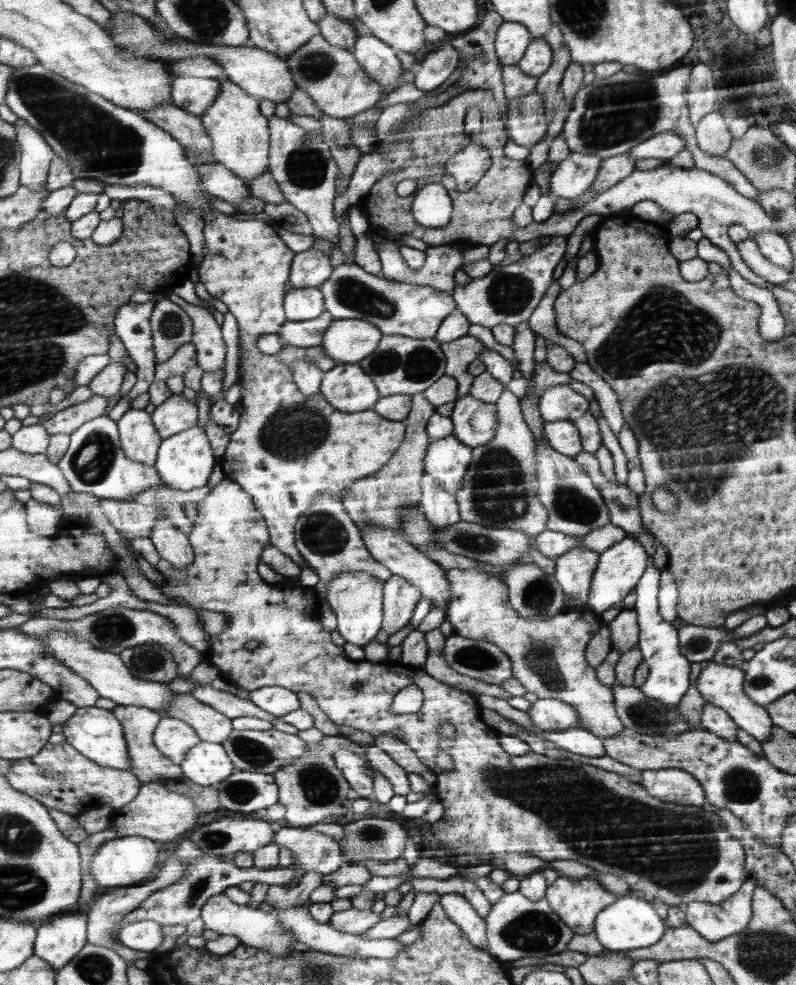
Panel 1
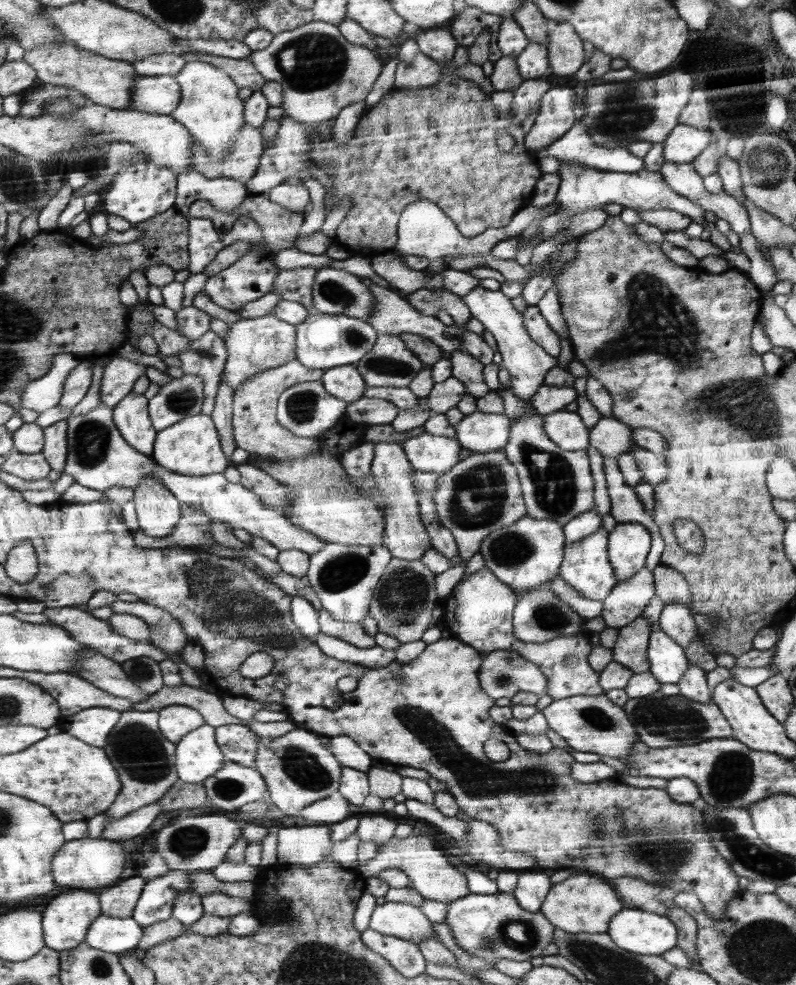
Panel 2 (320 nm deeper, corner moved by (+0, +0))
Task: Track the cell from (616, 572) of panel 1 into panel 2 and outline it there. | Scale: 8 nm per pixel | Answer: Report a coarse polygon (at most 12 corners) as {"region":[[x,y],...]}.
{"region":[[618,523],[609,532],[609,562],[618,584],[646,567],[650,531]]}

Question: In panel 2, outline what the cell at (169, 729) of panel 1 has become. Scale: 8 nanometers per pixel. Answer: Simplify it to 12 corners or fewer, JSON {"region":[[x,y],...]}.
{"region":[[171,705],[159,714],[161,733],[177,743],[206,723],[200,711]]}

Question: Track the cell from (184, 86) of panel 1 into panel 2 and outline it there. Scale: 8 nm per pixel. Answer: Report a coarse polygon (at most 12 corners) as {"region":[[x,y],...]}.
{"region":[[139,76],[132,109],[170,115],[182,90],[172,76]]}

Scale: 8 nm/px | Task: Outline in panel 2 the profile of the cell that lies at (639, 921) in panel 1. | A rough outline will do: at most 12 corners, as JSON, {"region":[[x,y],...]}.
{"region":[[626,907],[607,933],[624,950],[661,955],[677,946],[666,916]]}

